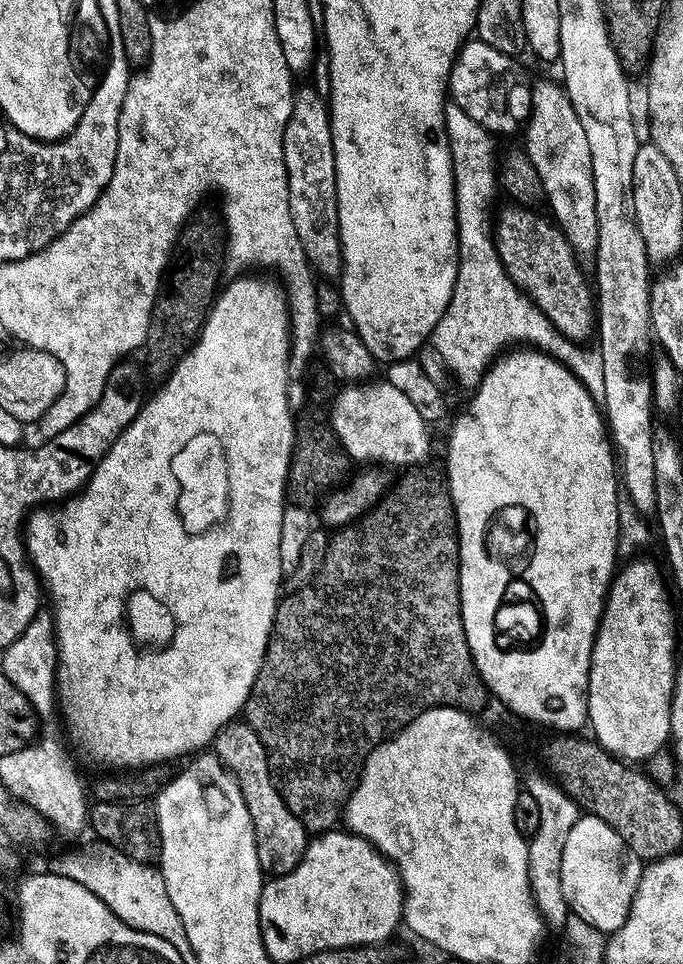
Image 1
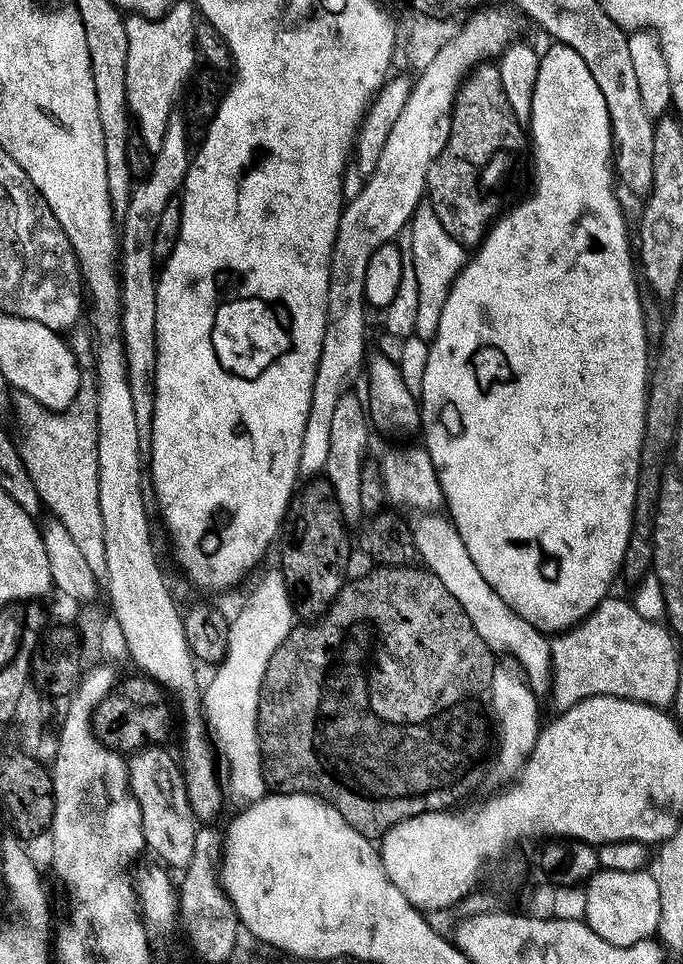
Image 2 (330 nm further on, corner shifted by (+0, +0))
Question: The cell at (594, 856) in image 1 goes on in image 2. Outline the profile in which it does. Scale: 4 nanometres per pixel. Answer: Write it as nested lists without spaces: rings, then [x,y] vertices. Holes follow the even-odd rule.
[[[600,868],[586,881],[586,910],[583,919],[606,942],[614,946],[630,946],[639,940],[647,940],[656,931],[659,922],[658,885],[648,870],[631,872],[630,870],[610,870]]]

